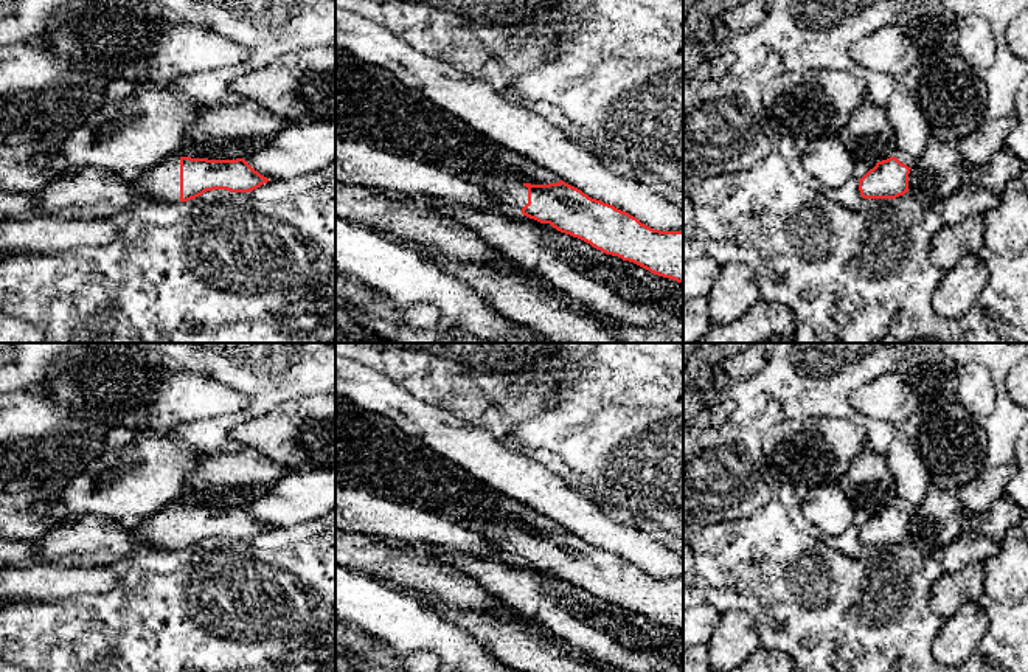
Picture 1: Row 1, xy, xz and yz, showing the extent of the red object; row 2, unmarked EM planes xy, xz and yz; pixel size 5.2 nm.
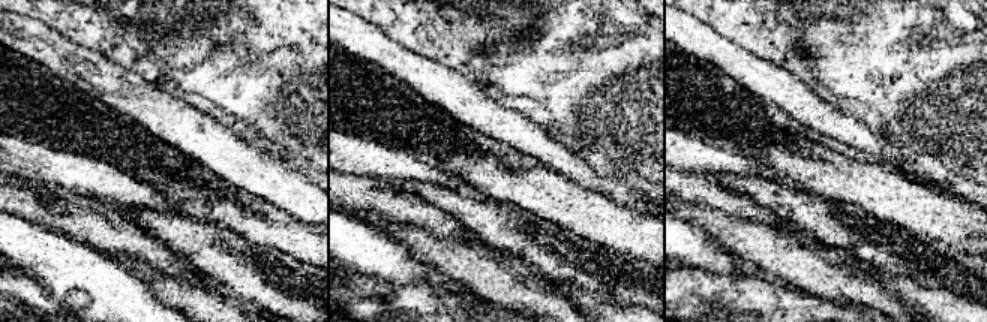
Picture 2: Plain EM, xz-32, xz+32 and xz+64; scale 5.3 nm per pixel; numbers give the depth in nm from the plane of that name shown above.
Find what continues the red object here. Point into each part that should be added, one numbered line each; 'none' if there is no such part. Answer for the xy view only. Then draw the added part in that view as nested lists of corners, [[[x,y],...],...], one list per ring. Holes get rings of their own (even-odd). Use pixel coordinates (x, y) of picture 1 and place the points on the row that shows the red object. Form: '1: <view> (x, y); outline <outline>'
1: xy (162, 182); outline [[[172,155],[132,180],[141,197],[180,202],[180,157]]]

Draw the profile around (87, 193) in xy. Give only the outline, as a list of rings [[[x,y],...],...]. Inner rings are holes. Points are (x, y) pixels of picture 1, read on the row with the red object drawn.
[[[95,168],[67,172],[34,197],[34,214],[84,220],[121,217],[134,203],[146,199],[137,192],[134,182]]]

